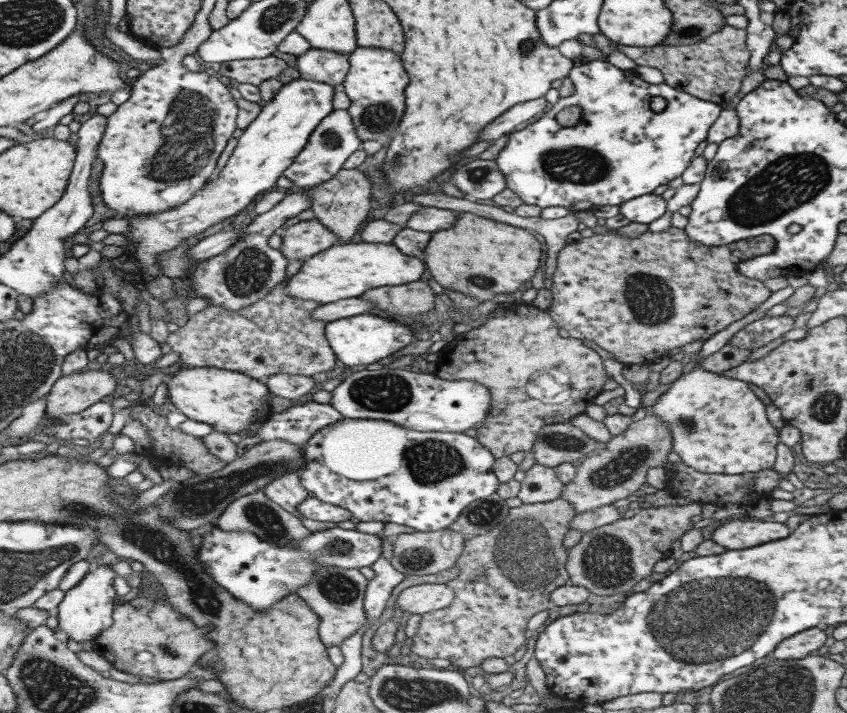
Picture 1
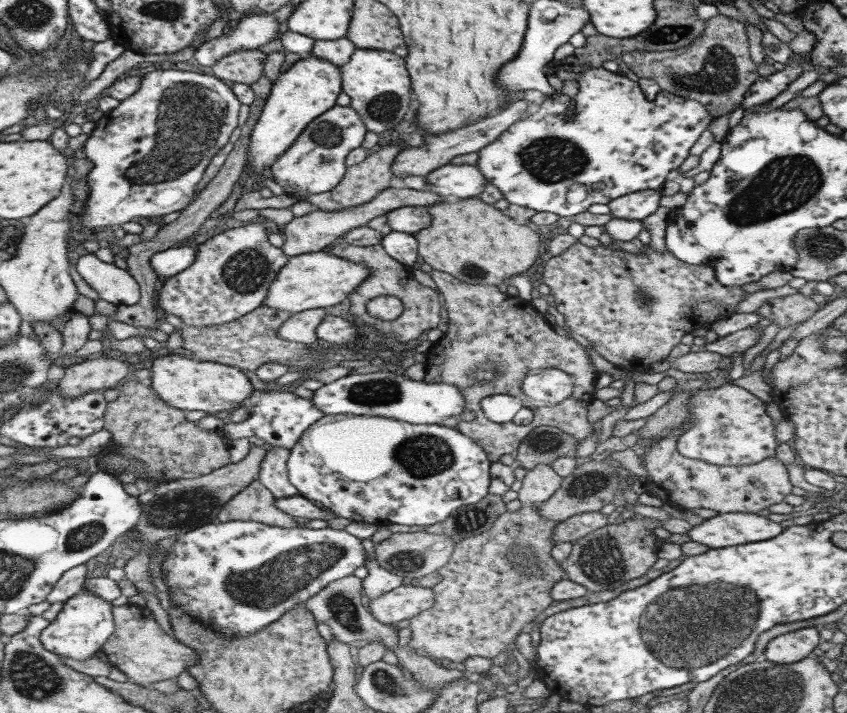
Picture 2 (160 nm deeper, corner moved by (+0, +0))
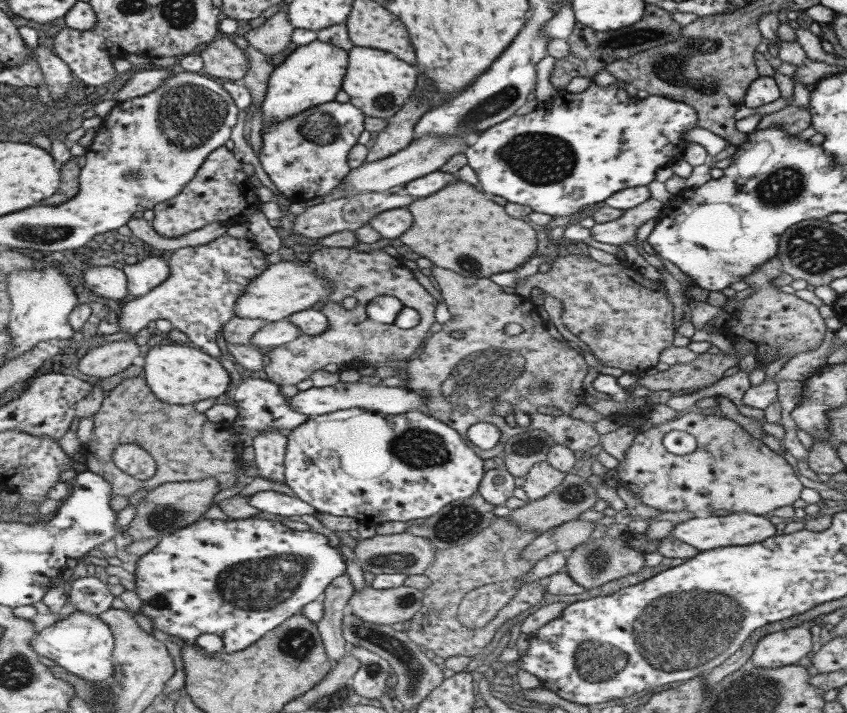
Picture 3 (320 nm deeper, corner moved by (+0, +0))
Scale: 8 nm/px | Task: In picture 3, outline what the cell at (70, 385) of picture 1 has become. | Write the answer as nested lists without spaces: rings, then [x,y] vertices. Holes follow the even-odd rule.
[[[134,339],[112,341],[100,347],[89,348],[73,371],[92,381],[107,378],[127,370],[133,358],[141,355],[140,352],[141,348]]]

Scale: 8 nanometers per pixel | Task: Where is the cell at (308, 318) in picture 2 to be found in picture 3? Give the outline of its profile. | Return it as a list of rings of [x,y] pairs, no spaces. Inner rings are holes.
[[[285,318],[275,322],[265,322],[250,336],[249,342],[266,350],[270,347],[287,344],[299,334],[301,334],[300,330]]]

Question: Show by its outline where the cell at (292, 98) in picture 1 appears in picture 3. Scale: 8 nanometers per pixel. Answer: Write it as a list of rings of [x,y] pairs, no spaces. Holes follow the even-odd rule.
[[[313,40],[307,46],[289,49],[289,54],[287,58],[283,59],[281,64],[274,67],[269,76],[267,89],[261,104],[262,129],[260,134],[265,127],[273,123],[282,123],[284,120],[290,119],[290,116],[309,107],[333,101],[337,92],[341,90],[342,79],[348,65],[347,52],[345,50],[341,50],[337,46],[331,46],[331,44],[325,44],[325,42],[319,42],[319,40]]]

